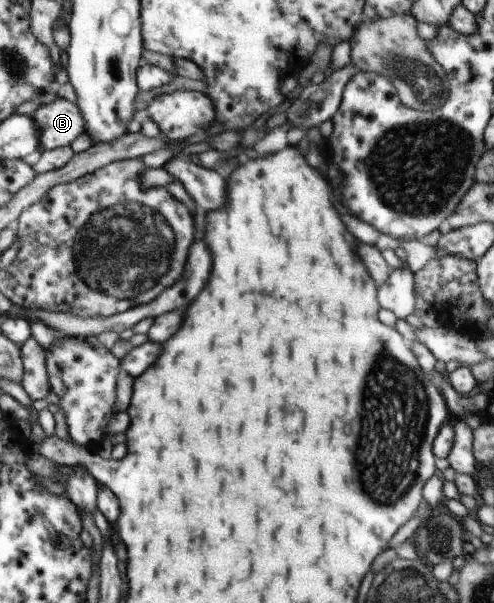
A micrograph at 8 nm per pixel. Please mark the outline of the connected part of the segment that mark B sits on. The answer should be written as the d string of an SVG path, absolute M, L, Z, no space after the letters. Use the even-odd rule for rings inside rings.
M58 98L51 104L41 104L33 116L43 134L44 150L72 145L82 134L87 133L87 120L83 110L78 103L66 99Z

